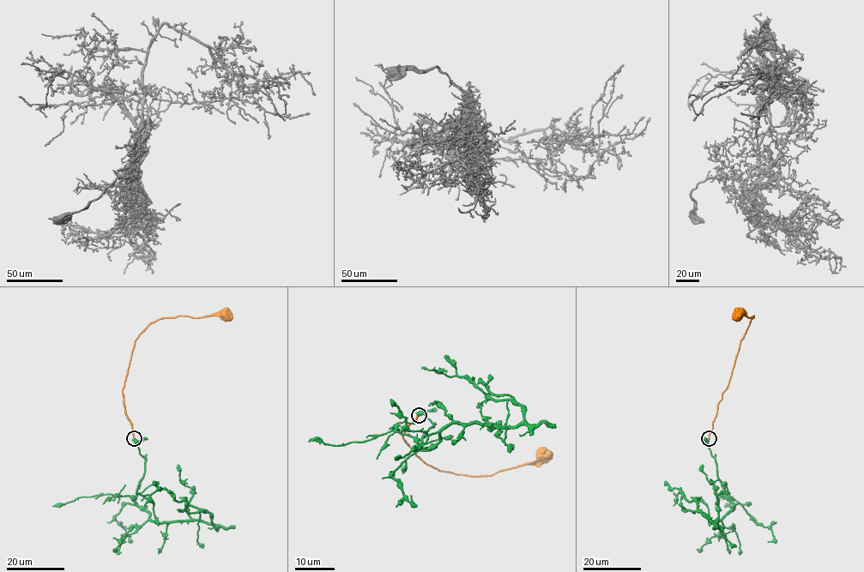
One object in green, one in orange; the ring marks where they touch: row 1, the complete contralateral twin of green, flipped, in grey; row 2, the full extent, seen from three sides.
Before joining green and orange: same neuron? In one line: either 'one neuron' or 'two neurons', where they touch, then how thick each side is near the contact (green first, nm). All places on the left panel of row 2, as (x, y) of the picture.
two neurons; place (134, 438); calibres 700 and 220 nm

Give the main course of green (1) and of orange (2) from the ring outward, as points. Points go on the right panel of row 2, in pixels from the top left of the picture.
1: (709, 439), (731, 509), (713, 523), (679, 489), (677, 495), (673, 492)
2: (709, 438), (718, 402), (730, 377), (740, 340), (753, 317), (738, 316)

